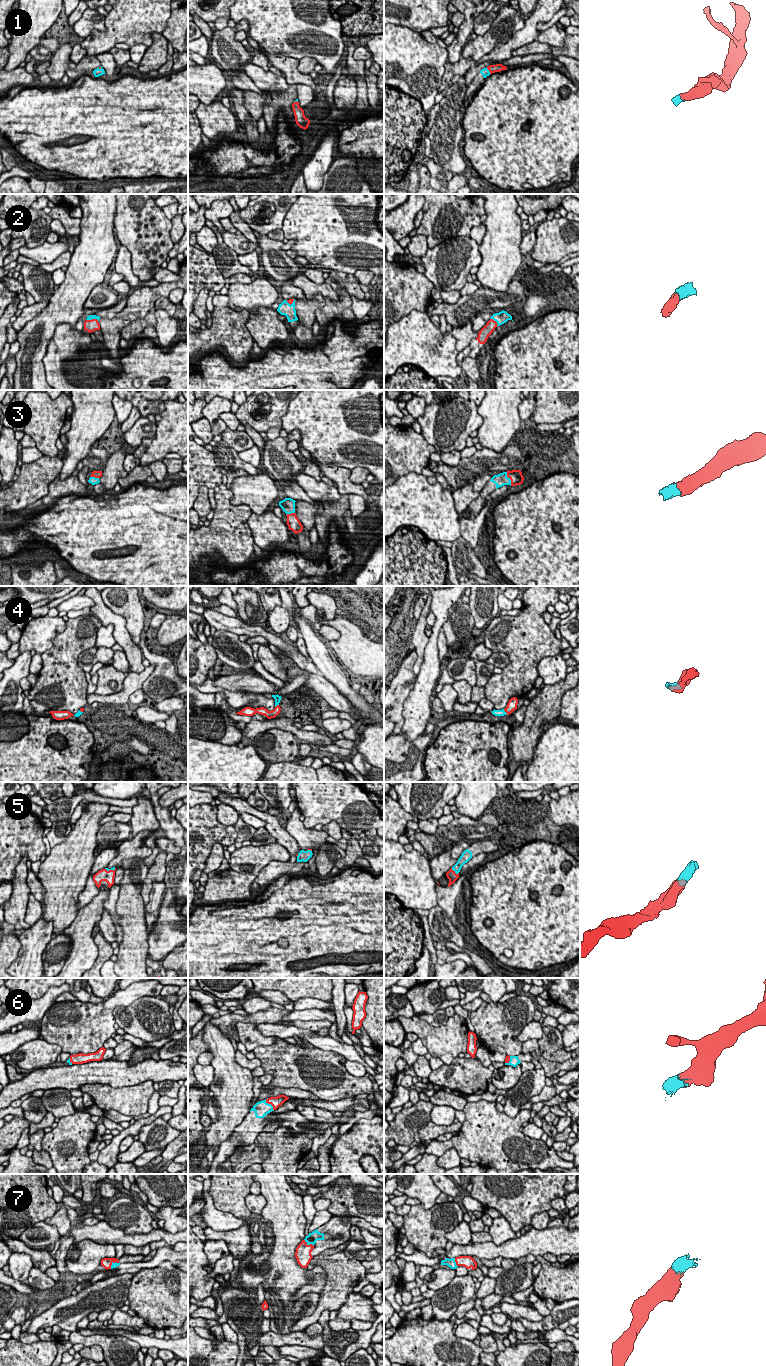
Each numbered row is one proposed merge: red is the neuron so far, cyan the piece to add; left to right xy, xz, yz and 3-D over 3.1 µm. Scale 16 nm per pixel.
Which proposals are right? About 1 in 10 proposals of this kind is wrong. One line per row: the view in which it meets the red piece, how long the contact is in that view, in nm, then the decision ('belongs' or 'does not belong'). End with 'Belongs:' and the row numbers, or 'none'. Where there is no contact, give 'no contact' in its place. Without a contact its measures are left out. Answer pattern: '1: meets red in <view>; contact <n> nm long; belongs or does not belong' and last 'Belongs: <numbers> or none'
1: meets red in yz; contact 130 nm long; belongs
2: meets red in yz; contact 180 nm long; belongs
3: meets red in yz; contact 240 nm long; belongs
4: meets red in yz; contact 120 nm long; belongs
5: meets red in yz; contact 150 nm long; belongs
6: meets red in xz; contact 240 nm long; belongs
7: meets red in xz; contact 190 nm long; belongs
Belongs: 1, 2, 3, 4, 5, 6, 7

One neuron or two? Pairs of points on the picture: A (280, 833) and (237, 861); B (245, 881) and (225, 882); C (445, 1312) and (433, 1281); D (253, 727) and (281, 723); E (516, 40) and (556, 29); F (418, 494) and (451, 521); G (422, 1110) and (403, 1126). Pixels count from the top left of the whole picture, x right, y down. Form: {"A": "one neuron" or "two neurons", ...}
{"A": "two neurons", "B": "one neuron", "C": "two neurons", "D": "one neuron", "E": "two neurons", "F": "one neuron", "G": "one neuron"}

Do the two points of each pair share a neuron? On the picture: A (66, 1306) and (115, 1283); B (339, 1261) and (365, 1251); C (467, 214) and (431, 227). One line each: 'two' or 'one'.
A: one
B: two
C: one

